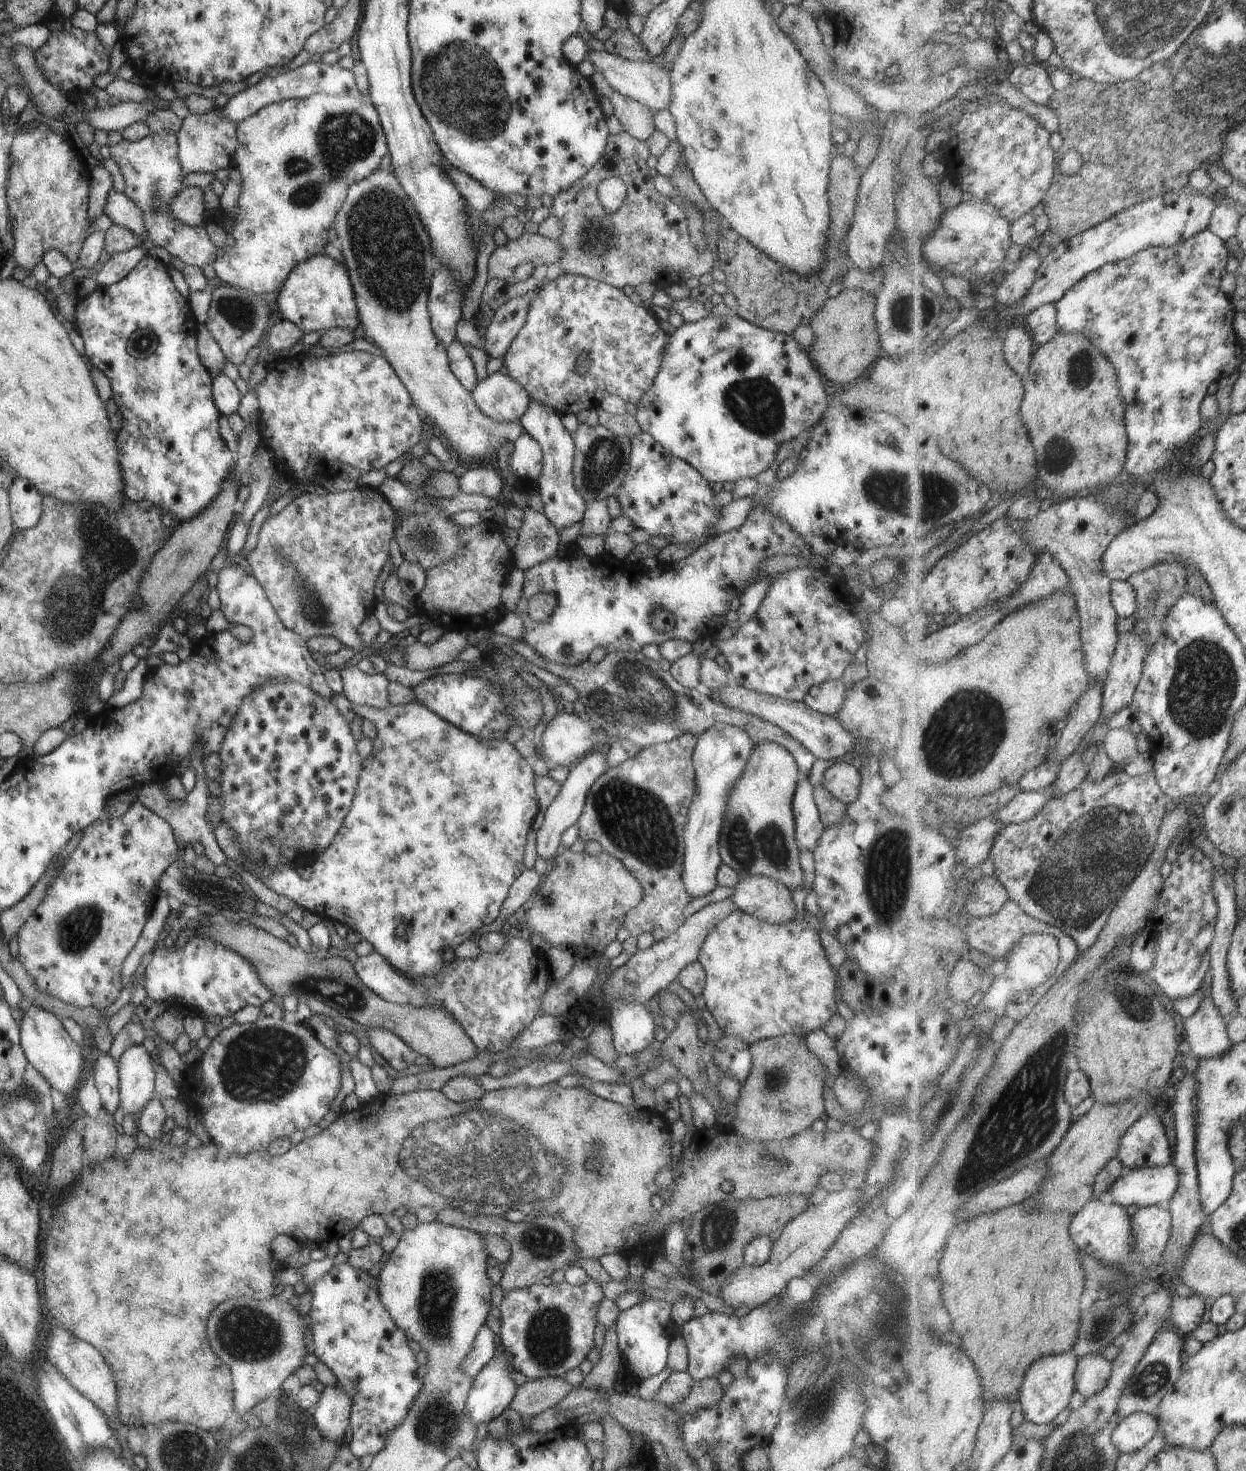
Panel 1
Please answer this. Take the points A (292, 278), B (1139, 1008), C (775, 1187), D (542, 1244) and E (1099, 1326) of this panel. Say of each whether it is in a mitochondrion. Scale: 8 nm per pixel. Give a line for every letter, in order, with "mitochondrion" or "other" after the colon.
A: other
B: mitochondrion
C: other
D: mitochondrion
E: mitochondrion

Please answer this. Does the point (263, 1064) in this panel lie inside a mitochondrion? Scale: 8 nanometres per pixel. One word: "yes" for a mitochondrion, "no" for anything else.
yes

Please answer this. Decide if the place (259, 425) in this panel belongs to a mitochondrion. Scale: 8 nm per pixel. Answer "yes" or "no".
no

